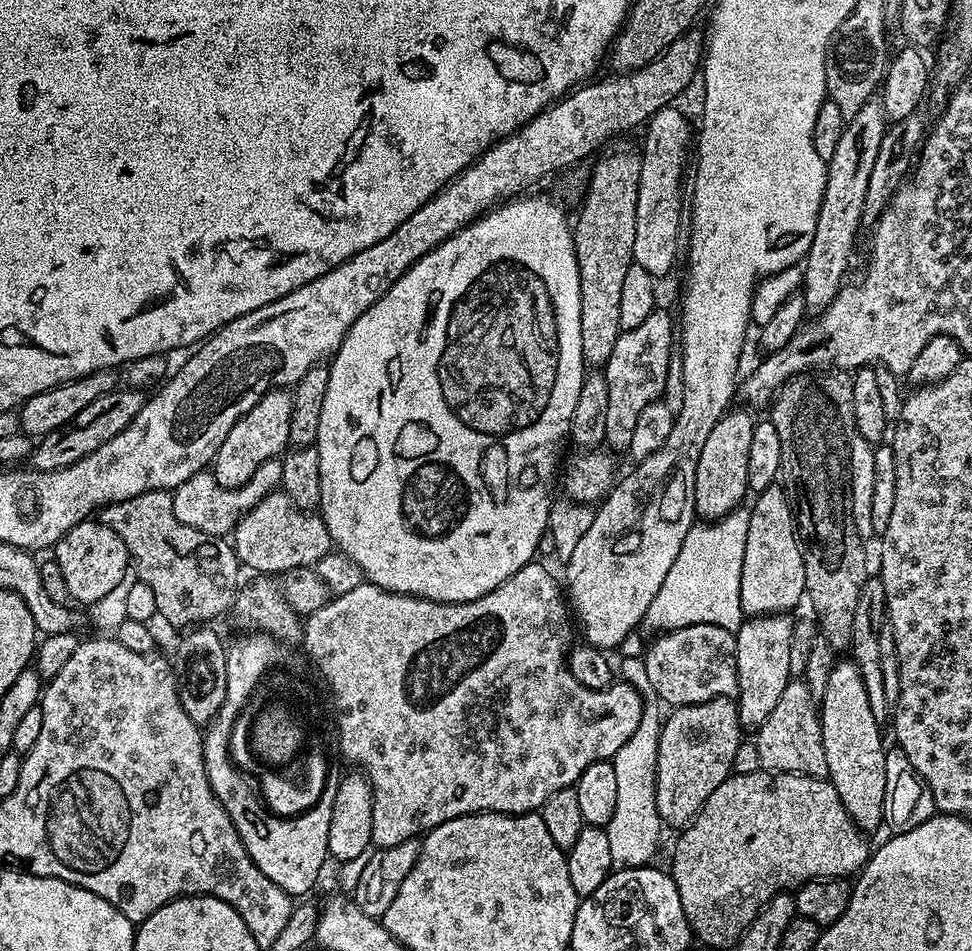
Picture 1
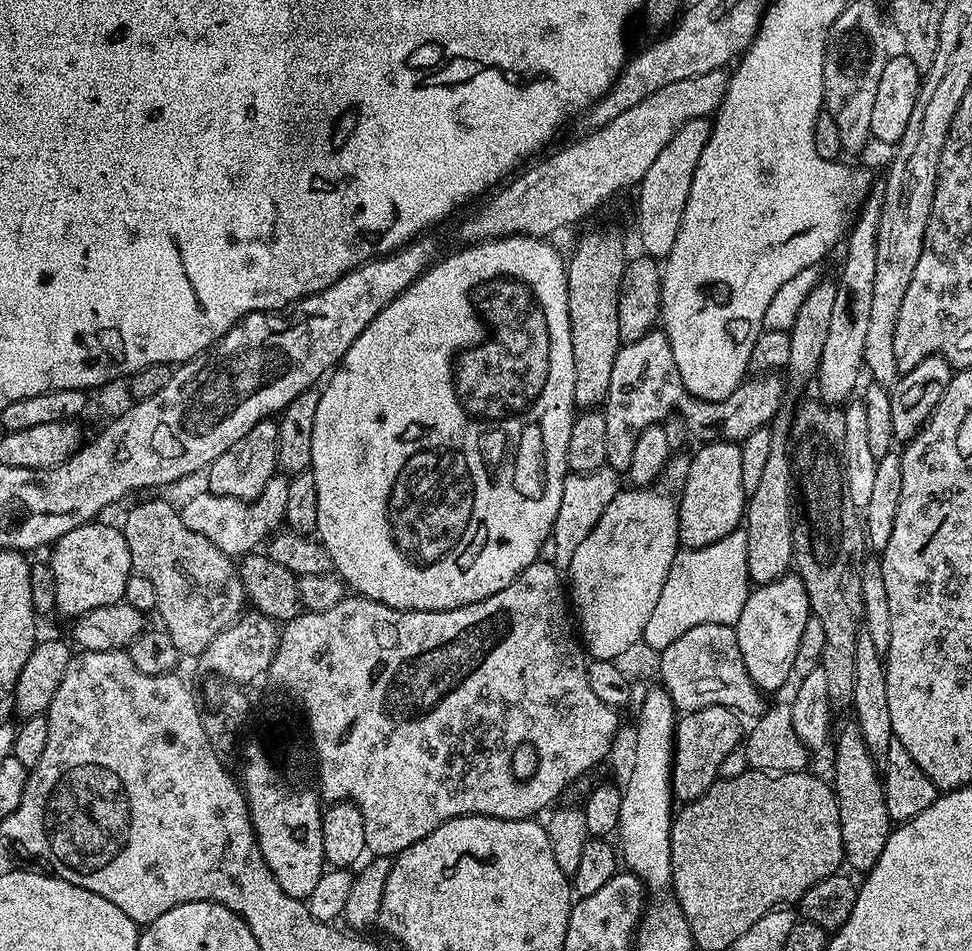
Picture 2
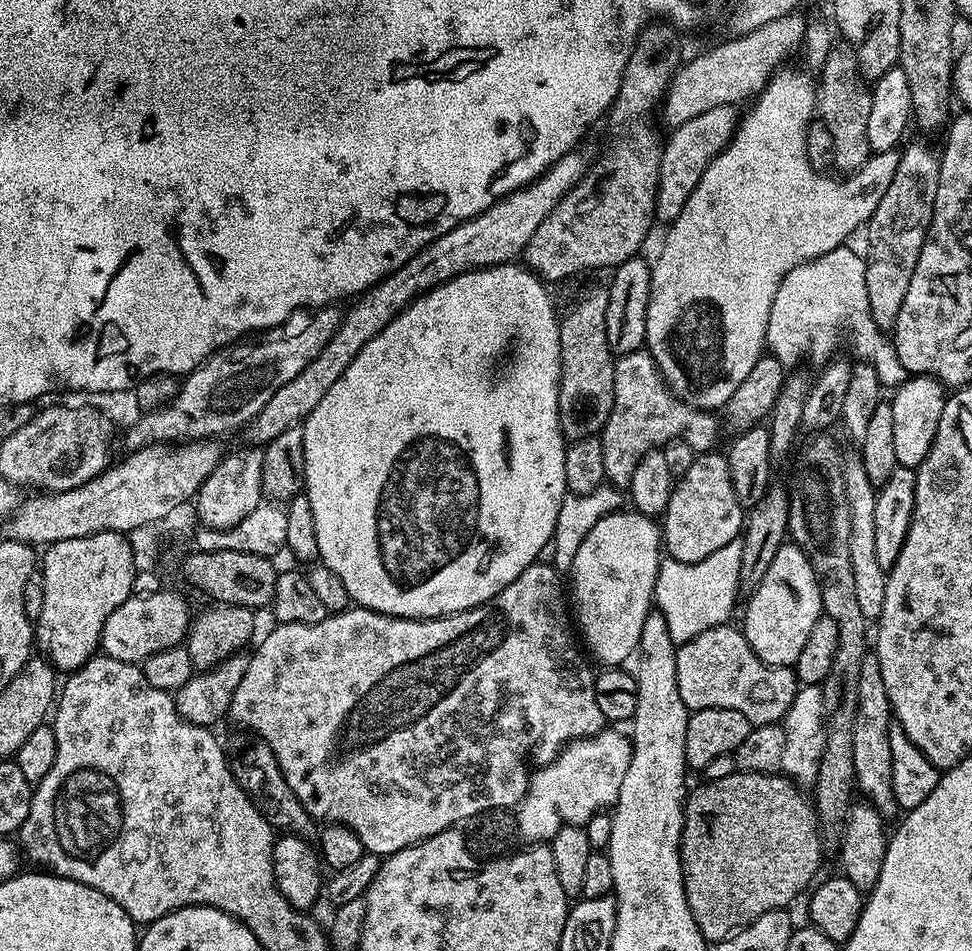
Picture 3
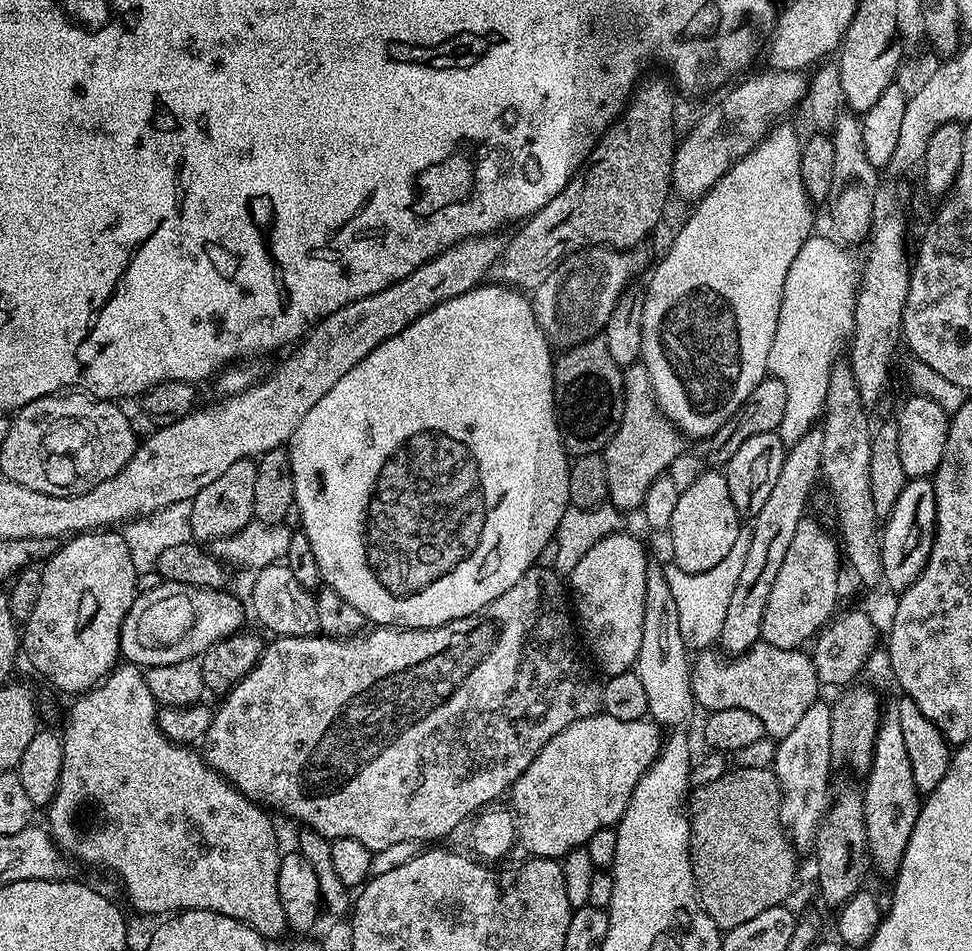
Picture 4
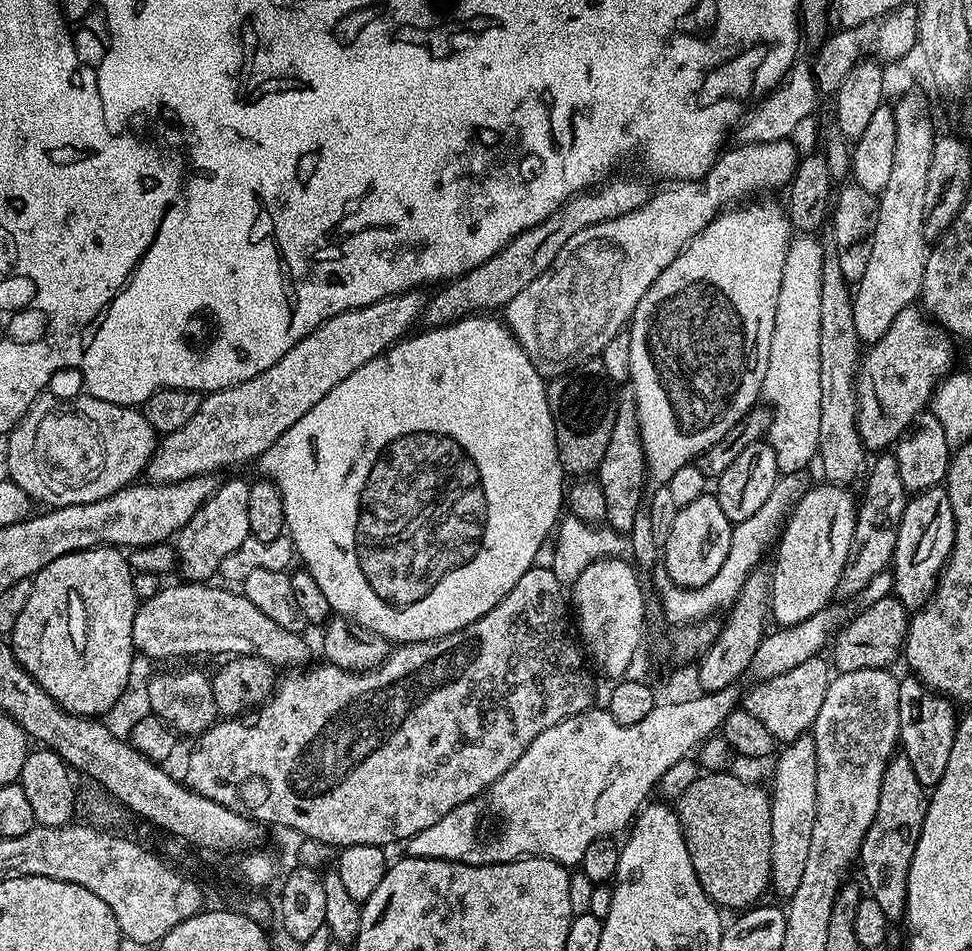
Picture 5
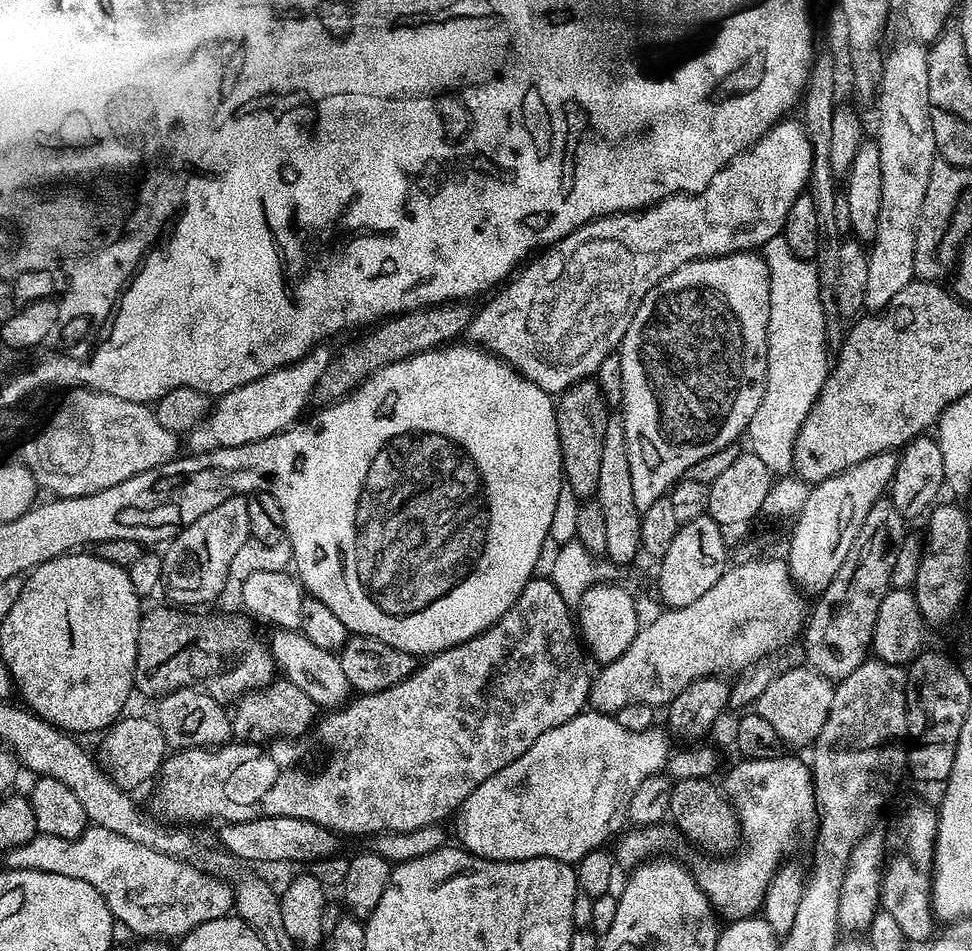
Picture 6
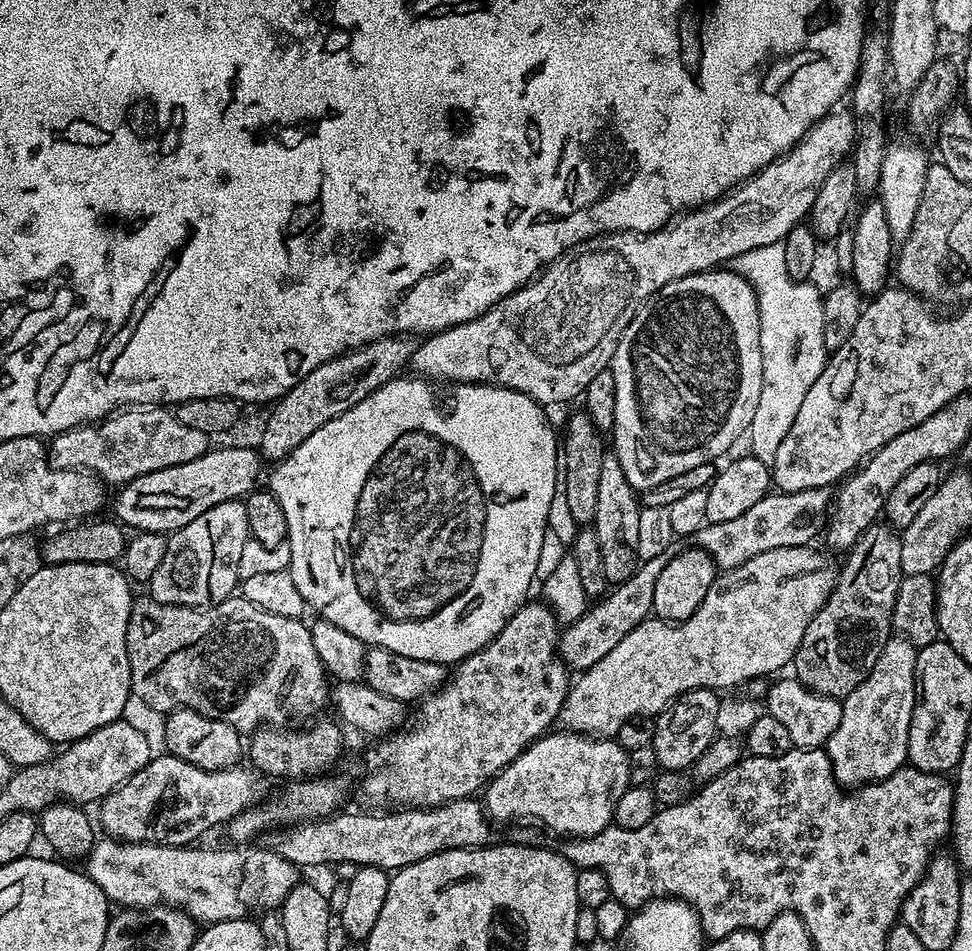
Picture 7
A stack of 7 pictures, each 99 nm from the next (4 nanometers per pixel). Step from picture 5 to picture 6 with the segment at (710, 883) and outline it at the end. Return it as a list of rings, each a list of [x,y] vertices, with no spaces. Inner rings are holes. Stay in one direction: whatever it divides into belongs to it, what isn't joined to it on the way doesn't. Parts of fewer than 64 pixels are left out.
[[[686,778],[675,781],[670,794],[670,820],[681,833],[684,832],[708,854],[731,854],[736,851],[742,837],[736,807],[728,799],[723,787],[711,779]]]

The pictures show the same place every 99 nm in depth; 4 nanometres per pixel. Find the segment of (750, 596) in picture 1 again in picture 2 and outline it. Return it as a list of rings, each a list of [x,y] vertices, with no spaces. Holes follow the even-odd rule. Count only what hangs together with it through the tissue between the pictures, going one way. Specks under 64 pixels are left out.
[[[780,407],[771,422],[770,455],[758,486],[747,497],[743,523],[748,530],[748,579],[759,586],[789,575],[794,564],[792,554],[792,434],[793,409]]]

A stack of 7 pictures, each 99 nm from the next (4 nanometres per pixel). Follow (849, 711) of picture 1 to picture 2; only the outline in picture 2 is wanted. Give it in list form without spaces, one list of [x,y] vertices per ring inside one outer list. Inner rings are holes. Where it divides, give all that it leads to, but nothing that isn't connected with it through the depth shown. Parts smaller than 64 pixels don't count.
[[[848,722],[840,741],[836,744],[836,761],[832,764],[832,776],[847,867],[857,868],[860,874],[867,873],[868,869],[876,865],[878,858],[882,858],[882,850],[886,850],[886,842],[892,833],[894,821],[886,810],[884,781],[877,757],[870,754],[855,723]]]

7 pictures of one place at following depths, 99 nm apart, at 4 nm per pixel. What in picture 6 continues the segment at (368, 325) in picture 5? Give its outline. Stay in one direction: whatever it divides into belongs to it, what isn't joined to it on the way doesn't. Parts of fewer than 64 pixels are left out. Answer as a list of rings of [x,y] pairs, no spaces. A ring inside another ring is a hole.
[[[325,345],[301,356],[297,362],[288,364],[270,378],[259,380],[243,389],[217,399],[214,412],[202,426],[187,433],[188,450],[191,453],[206,453],[218,448],[238,446],[245,442],[271,439],[283,433],[302,412],[313,397],[320,376],[332,361],[332,352]]]

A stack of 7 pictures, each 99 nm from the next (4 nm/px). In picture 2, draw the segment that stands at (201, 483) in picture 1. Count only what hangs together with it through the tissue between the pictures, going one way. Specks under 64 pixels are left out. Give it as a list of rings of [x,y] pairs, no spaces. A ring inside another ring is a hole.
[[[273,474],[270,482],[266,482],[266,490],[253,500],[238,500],[216,496],[207,490],[201,490],[197,496],[192,496],[184,505],[179,505],[178,511],[182,522],[194,530],[194,534],[202,534],[208,538],[218,550],[222,550],[233,558],[243,558],[255,553],[256,548],[265,543],[284,524],[286,514],[286,497],[288,494],[289,477],[284,474]]]

